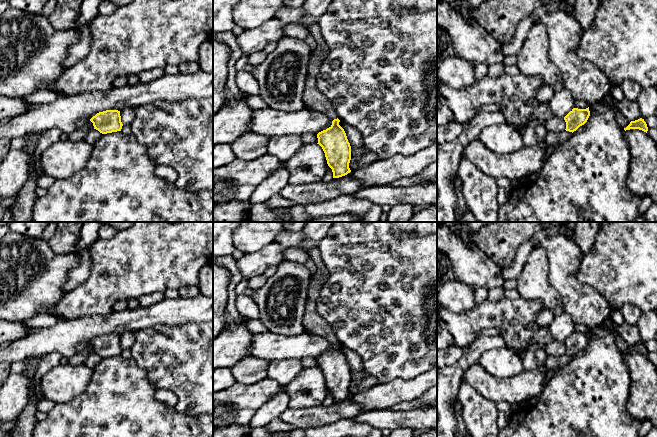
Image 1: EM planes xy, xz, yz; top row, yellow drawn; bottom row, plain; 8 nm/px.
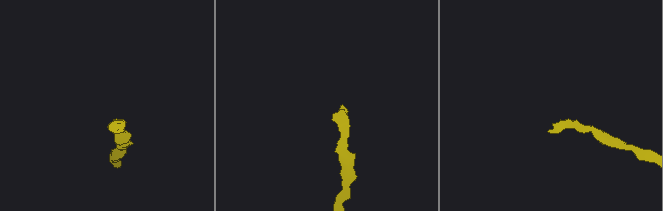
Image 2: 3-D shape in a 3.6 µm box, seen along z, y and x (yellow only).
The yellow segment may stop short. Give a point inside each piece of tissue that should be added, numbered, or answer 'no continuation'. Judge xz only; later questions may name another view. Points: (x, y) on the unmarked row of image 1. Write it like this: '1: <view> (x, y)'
1: xz (313, 323)

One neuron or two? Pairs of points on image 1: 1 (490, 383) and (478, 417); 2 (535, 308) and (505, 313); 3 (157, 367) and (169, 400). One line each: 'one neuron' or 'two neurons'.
1: two neurons
2: one neuron
3: two neurons

